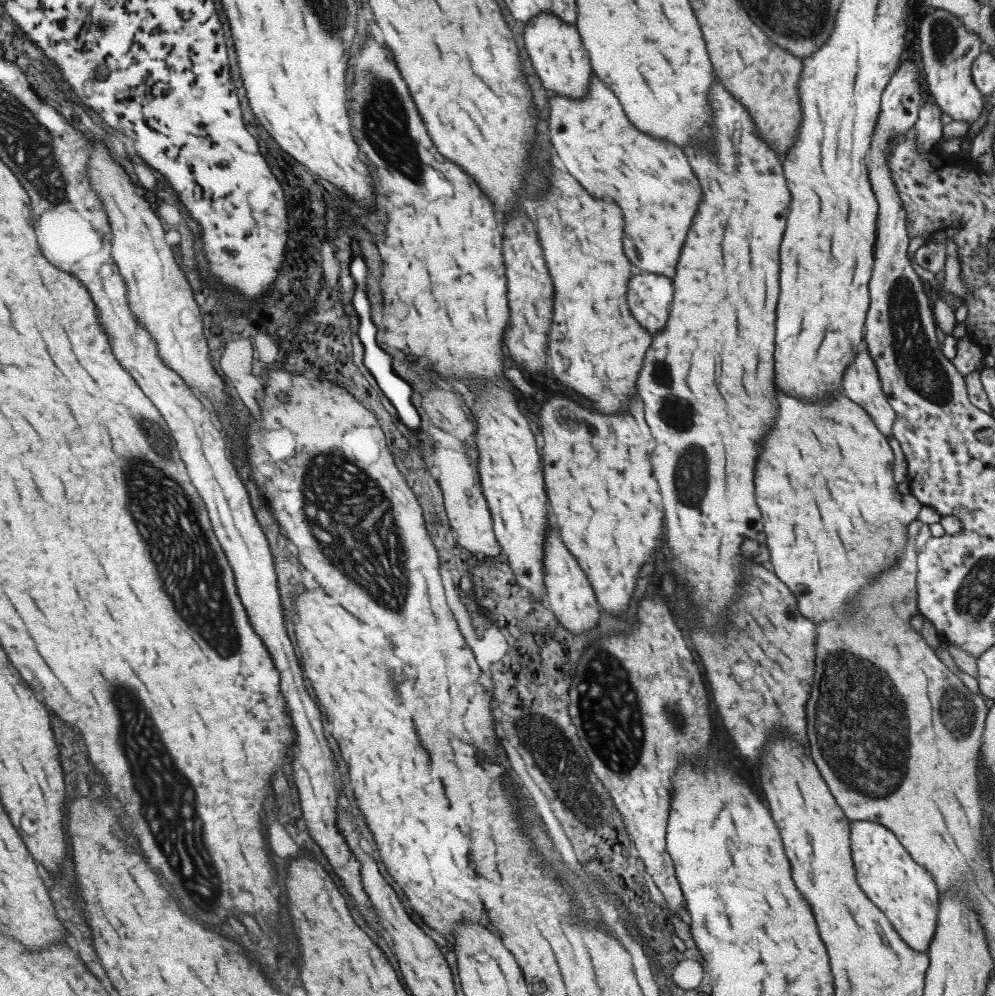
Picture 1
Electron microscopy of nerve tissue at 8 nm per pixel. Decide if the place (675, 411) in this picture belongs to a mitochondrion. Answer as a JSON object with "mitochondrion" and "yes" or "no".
{"mitochondrion":"yes"}

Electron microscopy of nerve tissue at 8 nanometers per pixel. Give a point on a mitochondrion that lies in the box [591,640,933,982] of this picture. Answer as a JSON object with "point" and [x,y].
{"point":[854,701]}

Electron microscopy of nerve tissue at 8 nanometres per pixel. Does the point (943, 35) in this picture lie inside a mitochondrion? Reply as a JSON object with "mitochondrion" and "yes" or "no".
{"mitochondrion":"yes"}

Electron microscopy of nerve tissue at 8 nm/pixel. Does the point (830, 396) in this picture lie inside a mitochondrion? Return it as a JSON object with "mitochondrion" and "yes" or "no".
{"mitochondrion":"no"}

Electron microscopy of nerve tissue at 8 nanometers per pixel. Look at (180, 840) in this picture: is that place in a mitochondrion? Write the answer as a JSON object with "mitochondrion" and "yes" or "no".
{"mitochondrion":"yes"}

